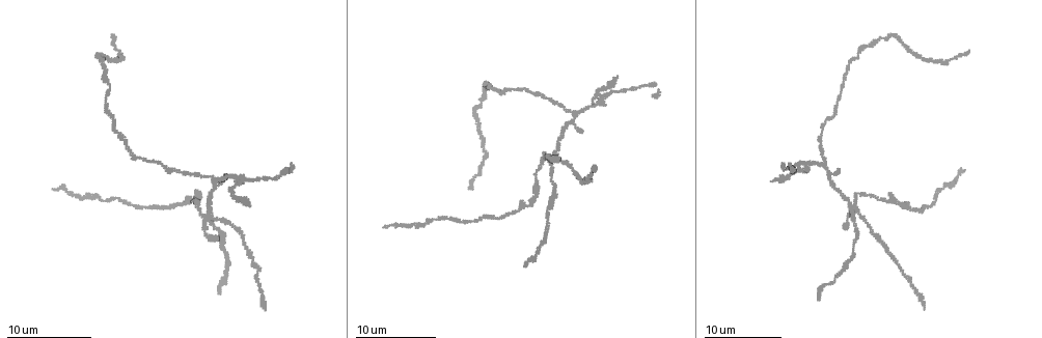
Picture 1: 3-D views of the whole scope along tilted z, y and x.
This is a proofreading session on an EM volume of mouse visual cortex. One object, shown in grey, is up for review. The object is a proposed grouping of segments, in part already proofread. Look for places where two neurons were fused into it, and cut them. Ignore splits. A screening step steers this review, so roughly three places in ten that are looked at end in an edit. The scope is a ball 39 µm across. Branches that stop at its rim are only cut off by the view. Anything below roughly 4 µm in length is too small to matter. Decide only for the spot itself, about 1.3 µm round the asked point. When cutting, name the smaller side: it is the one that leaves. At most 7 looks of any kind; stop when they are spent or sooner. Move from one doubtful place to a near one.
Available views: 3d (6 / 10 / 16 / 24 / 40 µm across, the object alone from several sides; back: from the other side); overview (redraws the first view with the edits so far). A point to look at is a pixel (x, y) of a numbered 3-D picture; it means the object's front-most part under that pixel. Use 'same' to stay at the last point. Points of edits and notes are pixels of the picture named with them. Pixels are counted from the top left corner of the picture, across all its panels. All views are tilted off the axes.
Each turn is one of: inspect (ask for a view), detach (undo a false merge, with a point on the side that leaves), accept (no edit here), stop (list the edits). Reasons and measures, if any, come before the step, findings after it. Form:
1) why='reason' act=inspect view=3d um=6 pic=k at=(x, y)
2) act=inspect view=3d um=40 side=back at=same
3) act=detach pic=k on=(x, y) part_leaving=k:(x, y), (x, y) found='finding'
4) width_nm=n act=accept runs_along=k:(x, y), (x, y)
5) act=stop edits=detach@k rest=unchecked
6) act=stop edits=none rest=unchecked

act=inspect view=3d um=10 pic=1 at=(209, 176)

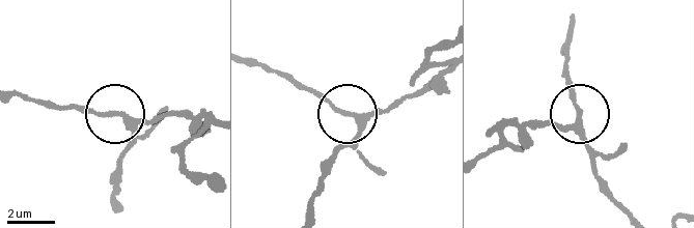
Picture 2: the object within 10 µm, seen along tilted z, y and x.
act=inspect view=3d um=10 side=back pic=2 at=(353, 116)

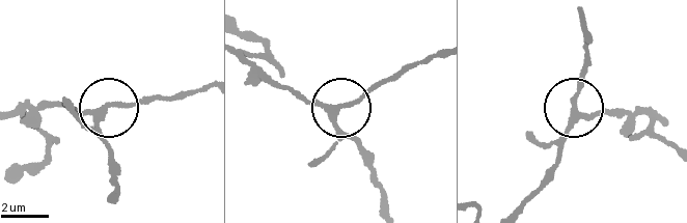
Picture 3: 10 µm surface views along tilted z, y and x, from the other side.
arms=3 act=accept found='continuous, no second neuron'

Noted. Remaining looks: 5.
why='four arms meet' act=inspect view=3d um=16 pic=1 at=(203, 217)

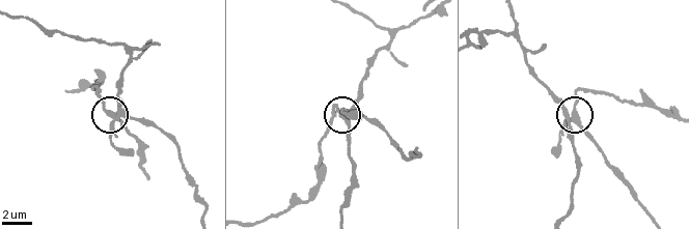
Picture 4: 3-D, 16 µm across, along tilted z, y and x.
arms=4 act=detach pic=4 on=(112, 133) part_leaving=4:(121, 114), (144, 121), (166, 137), (204, 213) found='two neurons meet here'

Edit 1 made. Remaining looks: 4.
act=inspect view=overview

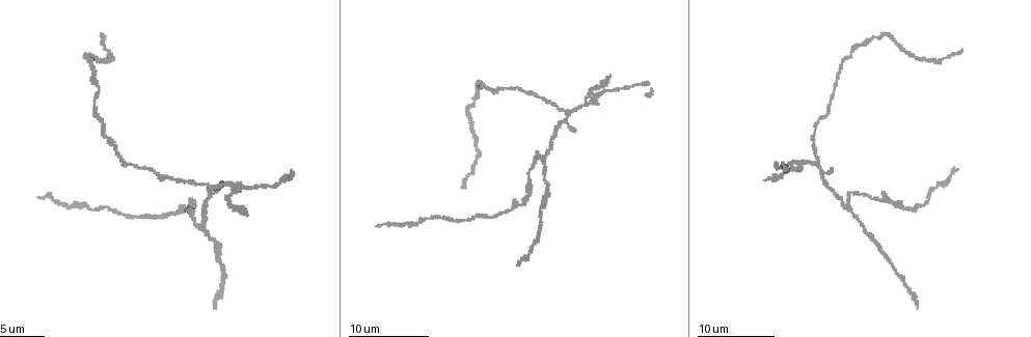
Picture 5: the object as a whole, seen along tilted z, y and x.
why='three-way junction' act=inspect view=3d um=10 pic=5 at=(239, 186)

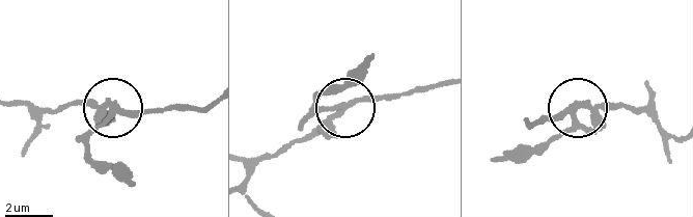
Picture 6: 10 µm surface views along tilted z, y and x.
width_nm=210 act=detach pic=6 on=(89, 135) part_leaving=6:(110, 113), (91, 134), (89, 150), (134, 186) found='two neurons meet here'

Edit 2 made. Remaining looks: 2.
act=stop edits=detach@4,detach@6 rest=unchecked

